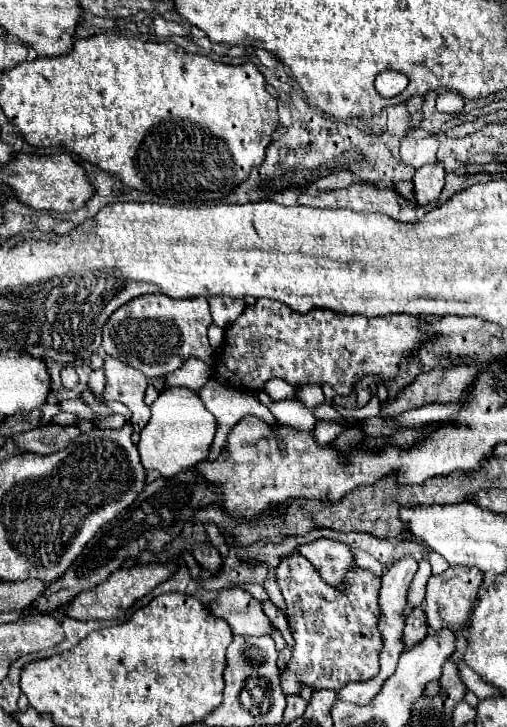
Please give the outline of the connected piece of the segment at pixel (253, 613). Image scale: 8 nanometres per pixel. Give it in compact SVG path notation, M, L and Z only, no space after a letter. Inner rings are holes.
M241 588L221 590L207 604L207 610L211 616L227 620L233 634L239 636L263 636L273 630L269 618L261 610L261 602Z

